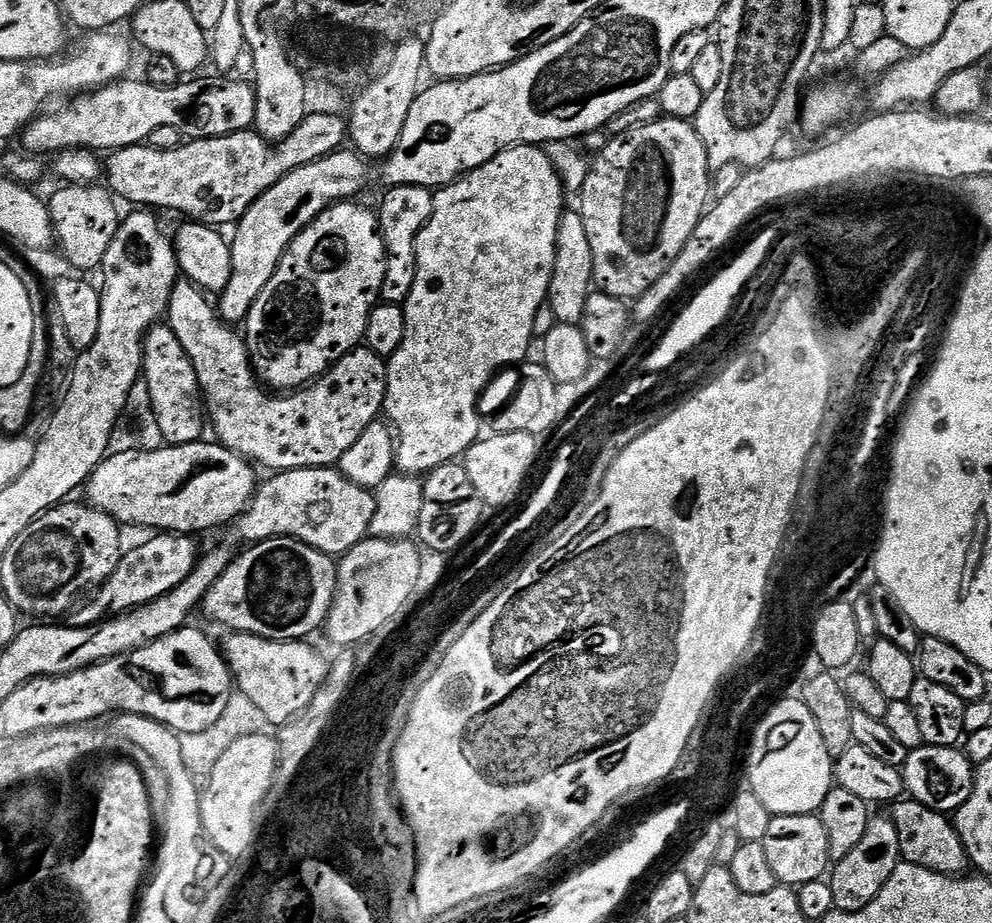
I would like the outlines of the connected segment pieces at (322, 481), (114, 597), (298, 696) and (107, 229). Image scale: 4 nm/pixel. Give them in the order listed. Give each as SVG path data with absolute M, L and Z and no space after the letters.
M339 467L295 468L289 472L278 472L269 475L269 480L259 485L256 495L248 510L240 517L238 527L244 542L269 540L271 536L289 536L301 540L311 548L325 552L327 556L339 558L349 552L358 541L365 539L371 530L371 519L374 518L376 497L369 489L354 486L340 473Z
M152 534L145 544L132 548L123 553L110 578L91 593L90 598L85 599L71 613L70 624L74 628L91 628L104 623L105 620L121 616L123 612L130 612L134 608L140 608L143 604L154 602L162 598L170 590L174 590L196 569L196 561L200 559L201 549L196 549L196 544L188 534Z
M232 632L229 640L222 644L222 651L232 669L232 678L238 692L258 706L265 714L269 725L283 726L300 717L314 701L318 688L327 678L329 661L320 657L304 640L267 640L254 634Z
M68 184L60 186L56 193L53 194L52 200L47 201L48 213L52 215L52 230L54 233L55 243L60 244L64 251L64 256L76 268L88 272L91 268L99 269L106 258L106 250L110 250L110 242L114 242L114 234L120 229L122 212L116 209L118 200L116 196L108 190L107 187L95 184Z

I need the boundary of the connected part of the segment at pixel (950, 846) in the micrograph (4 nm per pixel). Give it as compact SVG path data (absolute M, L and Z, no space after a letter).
M901 798L891 805L890 819L898 830L903 863L922 866L943 876L959 877L969 871L968 851L962 846L955 823L945 813L930 810L930 806L922 806L917 800Z

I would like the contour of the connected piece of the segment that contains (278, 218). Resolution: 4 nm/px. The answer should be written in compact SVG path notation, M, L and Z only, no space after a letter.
M355 150L347 151L332 152L329 156L310 162L309 165L304 165L300 169L295 169L286 174L246 210L239 223L235 225L236 237L231 237L230 240L232 245L232 273L226 290L219 293L218 296L218 311L221 320L232 326L239 325L239 320L240 323L247 321L252 304L258 298L258 294L262 294L262 290L266 290L266 282L270 282L270 278L274 278L274 270L280 265L284 251L291 246L294 238L298 238L298 234L306 226L310 226L310 222L314 222L314 218L321 216L331 204L348 202L359 197L356 195L368 184L369 161Z

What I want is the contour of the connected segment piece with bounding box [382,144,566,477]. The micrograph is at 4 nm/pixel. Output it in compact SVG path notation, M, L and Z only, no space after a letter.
M513 144L502 150L490 162L478 166L472 172L450 184L445 184L433 195L434 210L430 222L426 222L424 229L418 234L416 243L416 277L410 294L402 305L406 318L406 334L402 337L402 346L394 350L392 356L387 357L388 365L388 393L384 399L382 409L387 423L394 429L396 445L396 468L401 473L419 477L421 474L433 472L438 466L459 461L467 452L469 446L481 439L480 416L476 413L476 403L484 392L484 387L492 380L492 375L499 368L507 364L519 365L525 359L528 347L534 344L532 331L534 330L534 314L548 299L548 287L554 270L556 257L556 239L558 238L558 222L566 211L564 205L566 193L550 158L543 147L534 144Z

